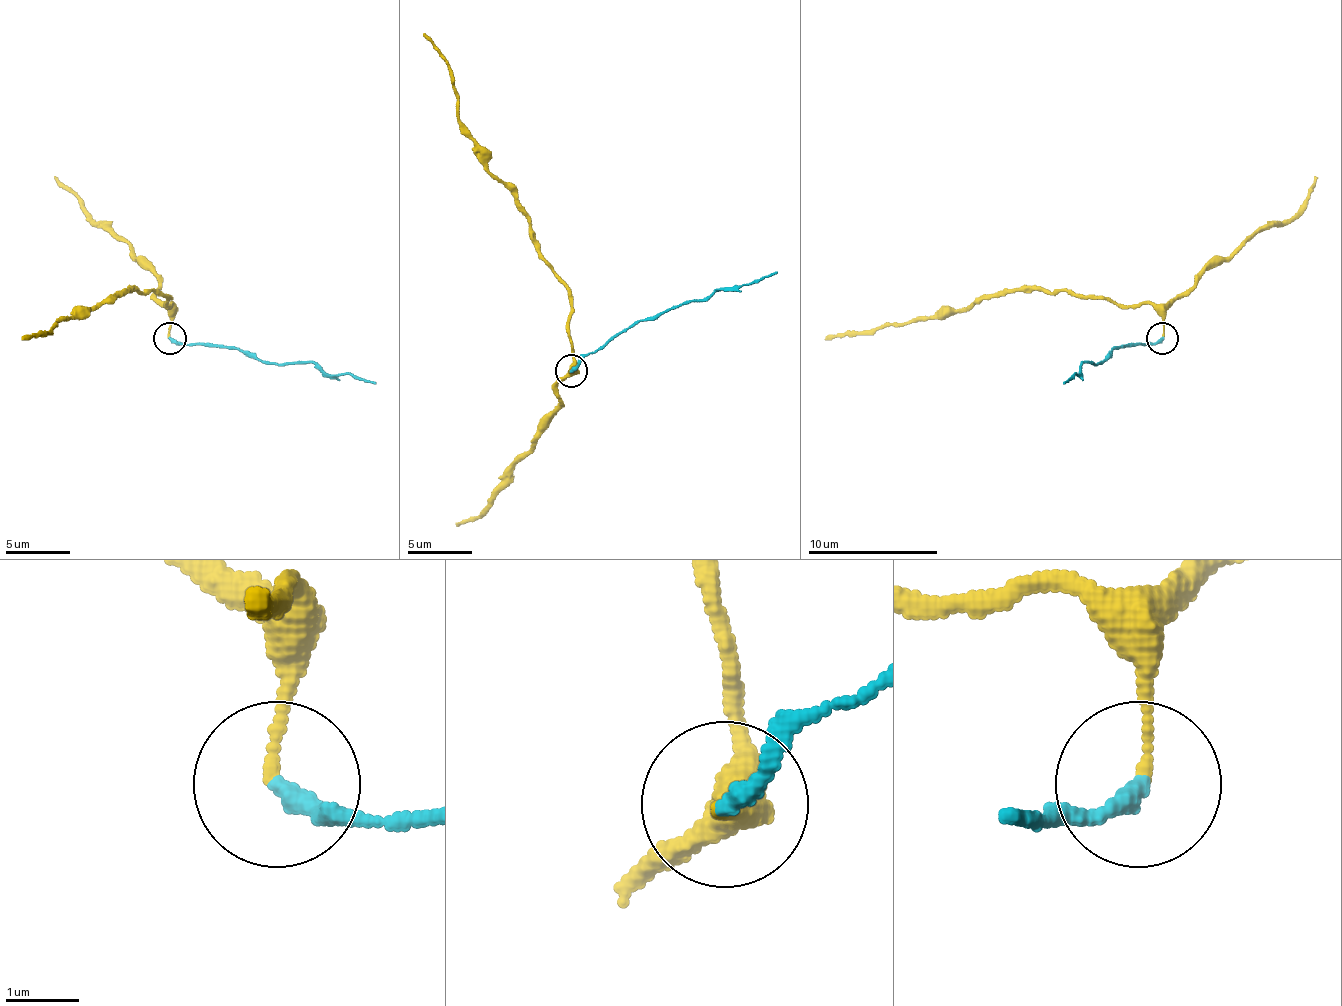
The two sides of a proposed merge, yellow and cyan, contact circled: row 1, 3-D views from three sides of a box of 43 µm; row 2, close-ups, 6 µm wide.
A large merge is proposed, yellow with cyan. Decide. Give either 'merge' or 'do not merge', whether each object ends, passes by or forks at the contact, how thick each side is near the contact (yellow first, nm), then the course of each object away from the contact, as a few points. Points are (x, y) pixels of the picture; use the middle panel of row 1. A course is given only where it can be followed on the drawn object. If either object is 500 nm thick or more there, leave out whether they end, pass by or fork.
merge | yellow ends | cyan ends | 130/260 nm | yellow via (572, 370), (572, 288), (539, 250), (529, 214), (487, 168), (487, 152), (458, 117), (452, 68), (422, 32) | cyan via (572, 370), (640, 321), (669, 308), (708, 301), (721, 288), (750, 285), (776, 272)

